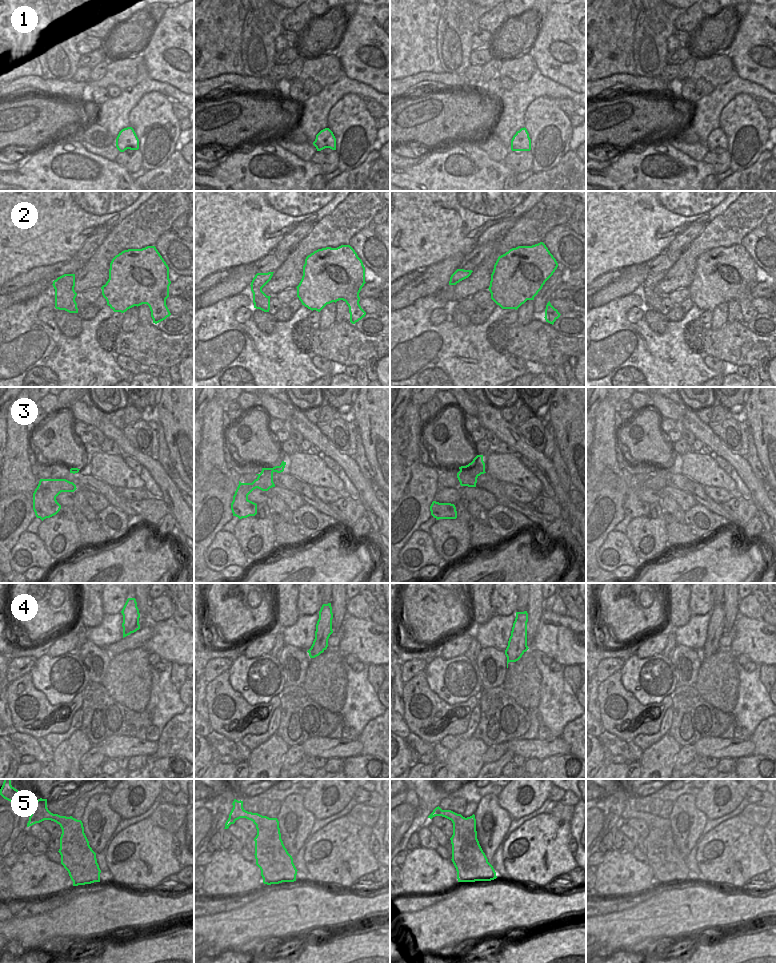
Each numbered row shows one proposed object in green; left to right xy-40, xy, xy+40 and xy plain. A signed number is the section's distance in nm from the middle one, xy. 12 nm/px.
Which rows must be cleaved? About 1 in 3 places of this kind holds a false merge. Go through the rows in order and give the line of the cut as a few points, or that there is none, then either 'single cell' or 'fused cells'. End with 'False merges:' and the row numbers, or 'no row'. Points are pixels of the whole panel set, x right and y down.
1: no cut | single cell
2: no cut | single cell
3: no cut | single cell
4: no cut | single cell
5: no cut | single cell
False merges: no row

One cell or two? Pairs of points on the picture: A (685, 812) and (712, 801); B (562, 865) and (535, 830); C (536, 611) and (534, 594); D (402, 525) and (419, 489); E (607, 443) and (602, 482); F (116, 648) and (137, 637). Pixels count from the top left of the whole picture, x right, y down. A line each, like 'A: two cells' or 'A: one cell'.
A: two cells
B: one cell
C: one cell
D: one cell
E: two cells
F: one cell

